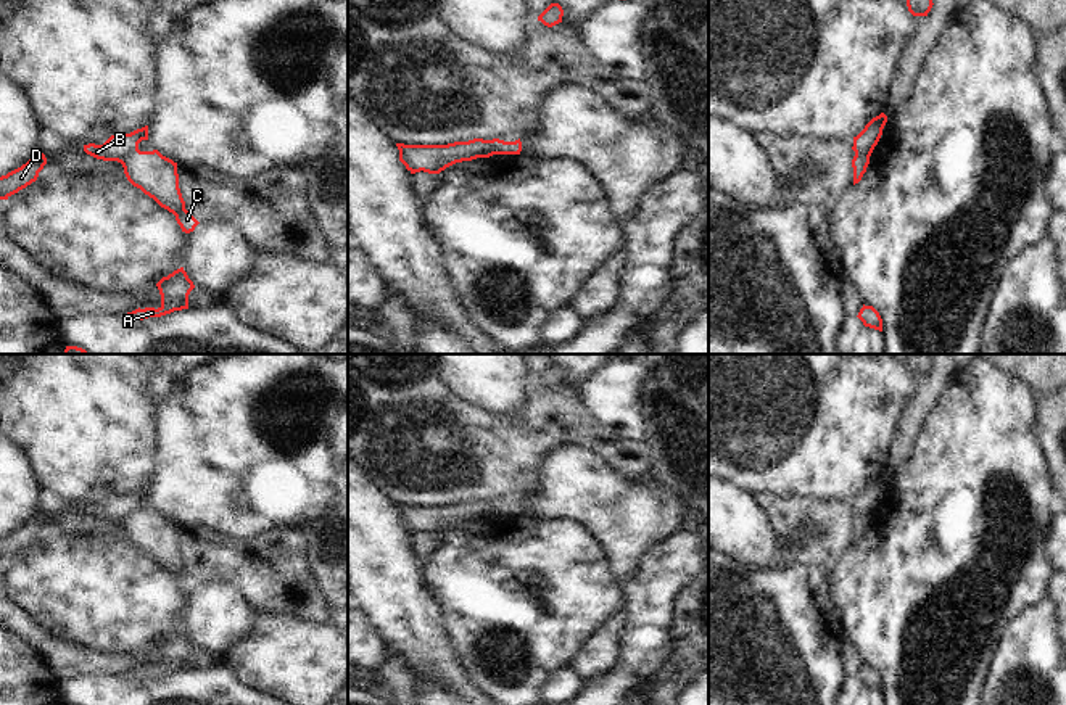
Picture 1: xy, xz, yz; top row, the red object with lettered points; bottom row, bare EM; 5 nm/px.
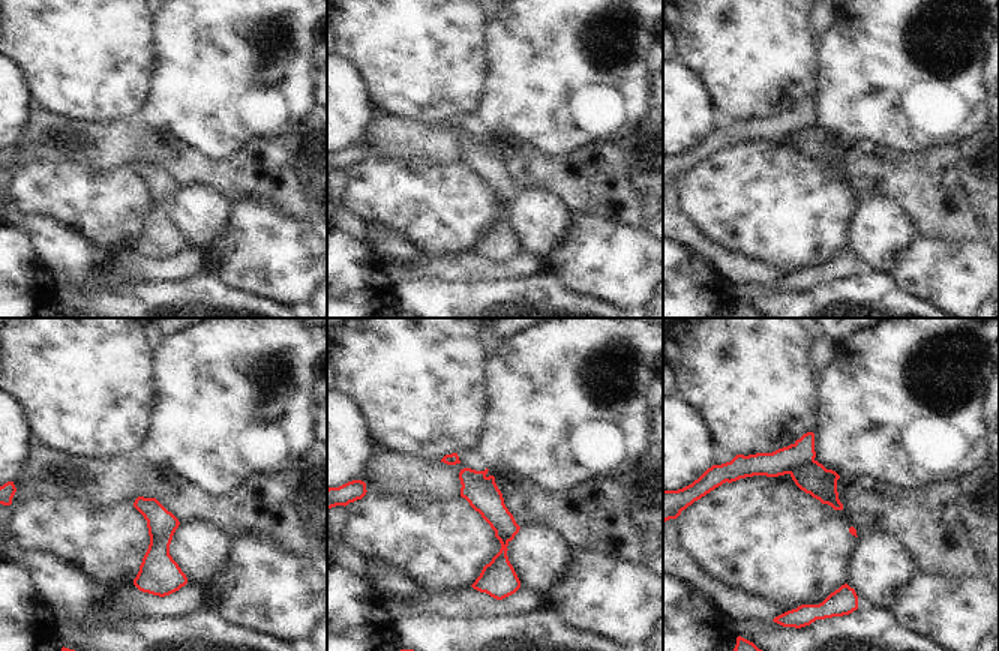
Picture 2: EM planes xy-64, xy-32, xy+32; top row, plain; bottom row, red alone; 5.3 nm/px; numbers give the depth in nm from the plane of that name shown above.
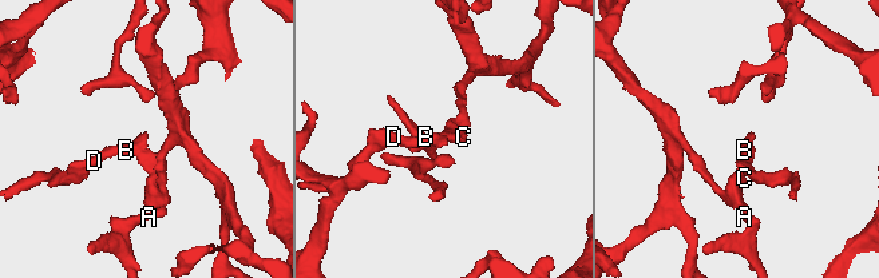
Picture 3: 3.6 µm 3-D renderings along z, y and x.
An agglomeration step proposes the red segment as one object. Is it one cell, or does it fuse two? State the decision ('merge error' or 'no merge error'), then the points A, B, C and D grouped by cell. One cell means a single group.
merge error | A C / B D

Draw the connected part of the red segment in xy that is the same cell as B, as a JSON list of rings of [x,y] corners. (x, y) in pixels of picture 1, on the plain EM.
[[[148,486],[130,494],[114,494],[103,505],[84,505],[84,512],[97,520],[118,522],[138,510],[138,504],[148,501]]]

